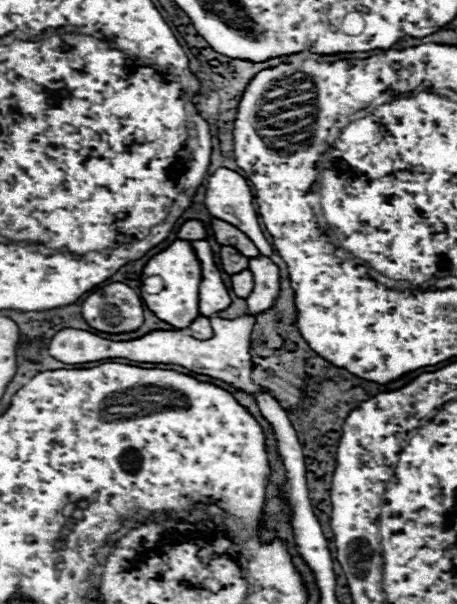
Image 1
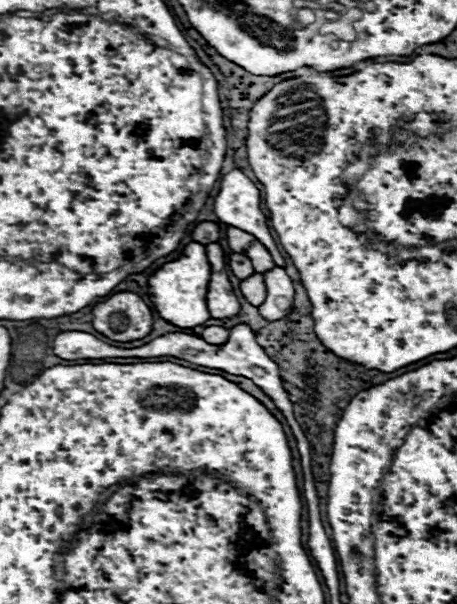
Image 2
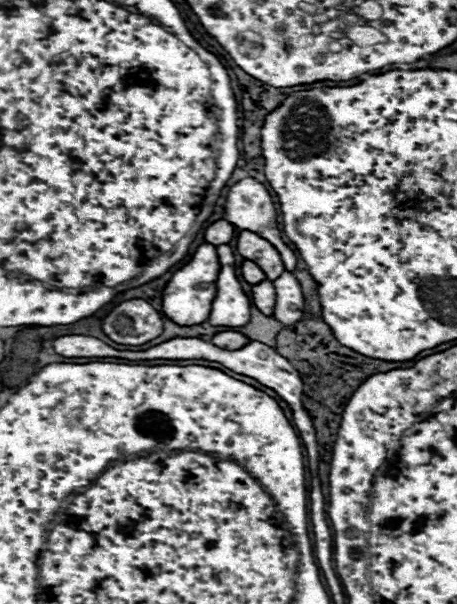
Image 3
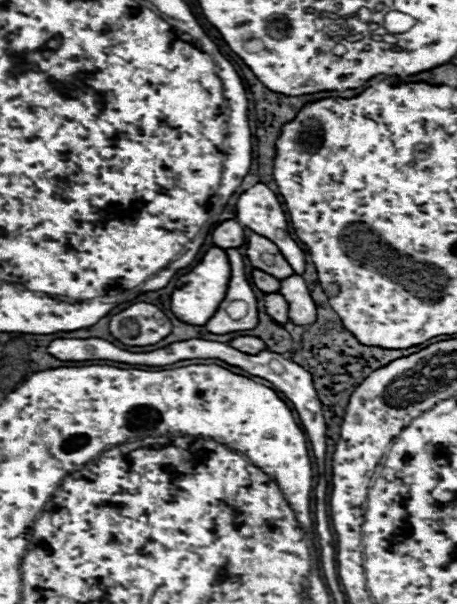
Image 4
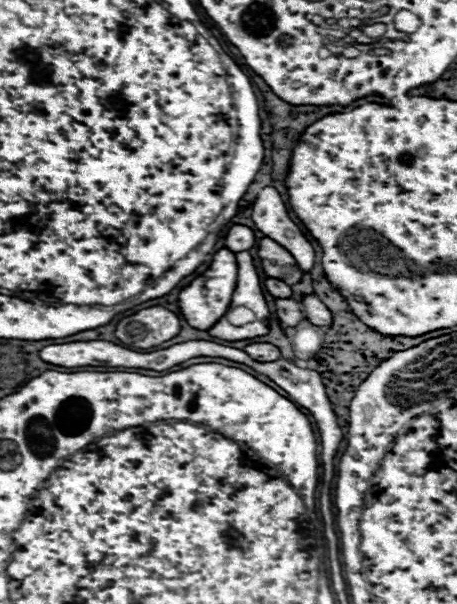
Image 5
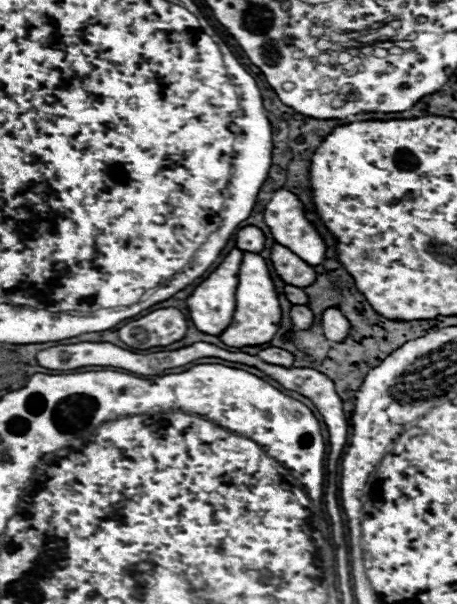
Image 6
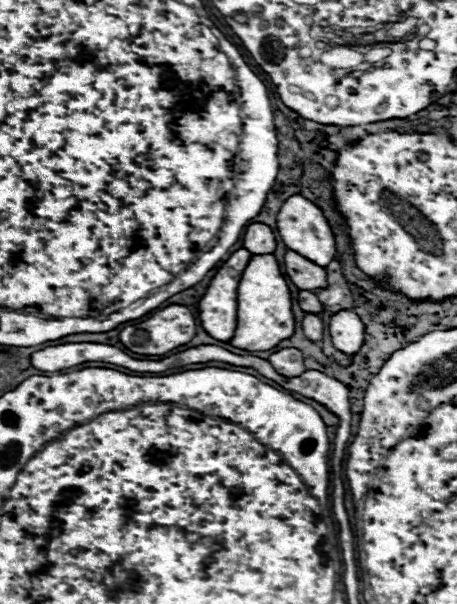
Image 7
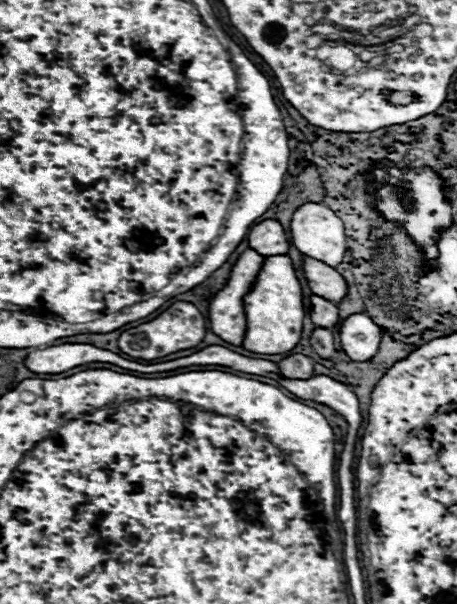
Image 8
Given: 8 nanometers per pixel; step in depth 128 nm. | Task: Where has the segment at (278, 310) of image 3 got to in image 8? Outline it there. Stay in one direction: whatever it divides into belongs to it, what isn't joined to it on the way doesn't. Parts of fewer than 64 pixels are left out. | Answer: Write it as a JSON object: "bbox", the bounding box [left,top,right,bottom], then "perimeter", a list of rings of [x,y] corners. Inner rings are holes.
{"bbox":[340,314,382,362],"perimeter":[[[352,314],[340,324],[342,350],[354,362],[368,362],[376,356],[382,330],[366,314]]]}

